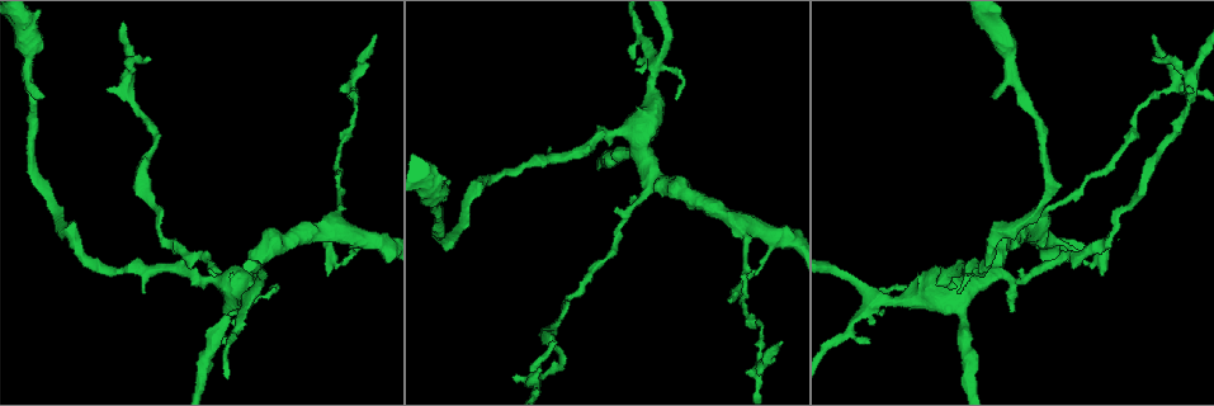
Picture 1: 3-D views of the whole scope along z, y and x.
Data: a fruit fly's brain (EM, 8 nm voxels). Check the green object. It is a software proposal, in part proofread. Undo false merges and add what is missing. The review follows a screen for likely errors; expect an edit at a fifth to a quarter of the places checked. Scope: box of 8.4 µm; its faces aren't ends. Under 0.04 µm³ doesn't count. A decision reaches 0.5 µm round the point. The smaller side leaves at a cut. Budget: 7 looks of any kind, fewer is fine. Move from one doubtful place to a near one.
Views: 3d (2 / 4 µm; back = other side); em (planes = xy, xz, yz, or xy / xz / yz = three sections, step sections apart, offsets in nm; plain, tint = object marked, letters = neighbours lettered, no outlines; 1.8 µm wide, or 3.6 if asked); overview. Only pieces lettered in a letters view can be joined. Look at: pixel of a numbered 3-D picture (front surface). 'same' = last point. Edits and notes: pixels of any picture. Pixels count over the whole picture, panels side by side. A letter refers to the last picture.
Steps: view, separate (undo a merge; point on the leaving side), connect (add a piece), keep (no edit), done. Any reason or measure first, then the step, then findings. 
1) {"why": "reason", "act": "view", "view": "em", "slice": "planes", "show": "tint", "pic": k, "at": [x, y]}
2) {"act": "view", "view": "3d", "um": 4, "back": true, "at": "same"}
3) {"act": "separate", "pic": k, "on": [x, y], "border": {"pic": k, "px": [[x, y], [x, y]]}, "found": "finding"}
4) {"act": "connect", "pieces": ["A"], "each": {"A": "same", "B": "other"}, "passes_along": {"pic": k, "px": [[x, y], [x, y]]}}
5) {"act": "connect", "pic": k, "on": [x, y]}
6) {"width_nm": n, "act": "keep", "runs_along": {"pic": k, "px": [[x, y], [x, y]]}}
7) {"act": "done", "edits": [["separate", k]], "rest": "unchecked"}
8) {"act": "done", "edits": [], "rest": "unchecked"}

{"why": "three-way junction", "act": "view", "view": "em", "slice": "xy", "step": 4, "show": "tint", "pic": 1, "at": [230, 313]}

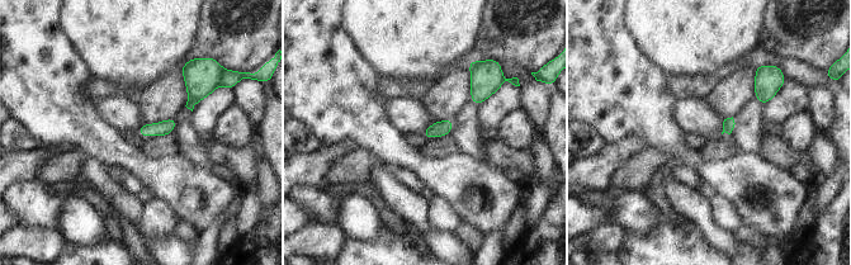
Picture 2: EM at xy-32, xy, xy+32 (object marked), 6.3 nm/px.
{"act": "view", "view": "em", "slice": "planes", "show": "letters", "at": "same"}

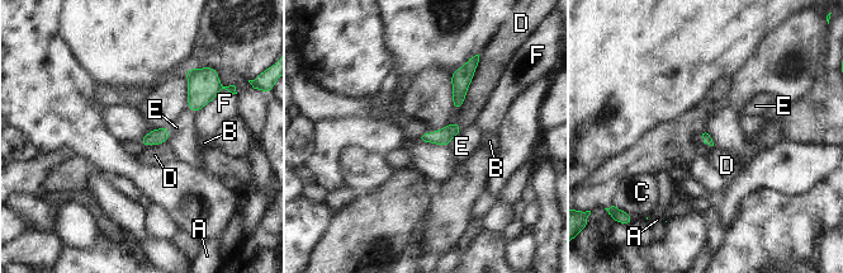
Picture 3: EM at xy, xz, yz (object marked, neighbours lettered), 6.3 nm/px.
{"act": "keep", "each": {"A": "other", "B": "other", "C": "other", "D": "other", "E": "other", "F": "other"}, "border": {"pic": 3, "px": [[477, 67], [465, 100], [455, 111]]}, "found": "none of them fits"}

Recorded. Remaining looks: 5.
{"why": "free end", "act": "view", "view": "3d", "um": 2, "pic": 1, "at": [1151, 60]}

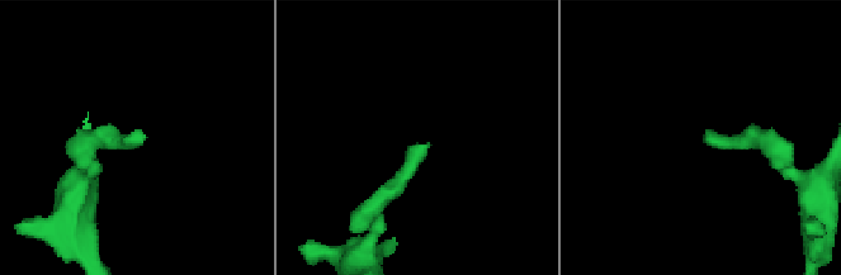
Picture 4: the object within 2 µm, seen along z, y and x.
{"act": "view", "view": "em", "slice": "planes", "show": "plain", "pic": 4, "at": [710, 142]}

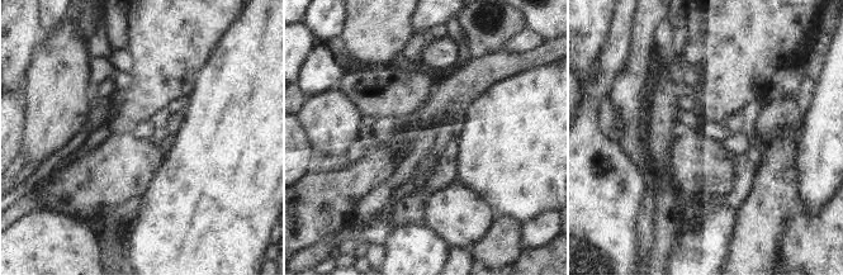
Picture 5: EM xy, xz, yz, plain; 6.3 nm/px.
{"act": "view", "view": "em", "slice": "planes", "show": "letters", "at": "same"}

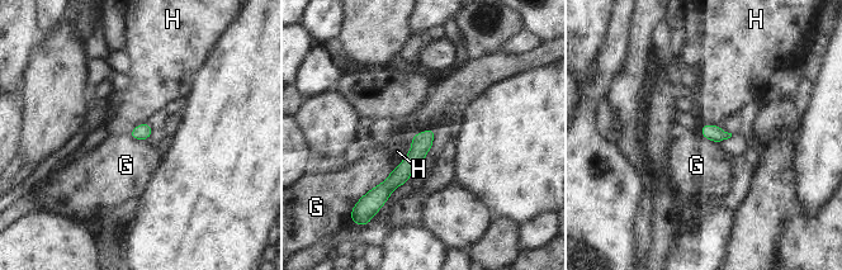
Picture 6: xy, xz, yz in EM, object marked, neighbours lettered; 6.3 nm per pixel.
{"width_nm": 100, "act": "keep", "each": {"G": "other", "H": "other"}, "border": {"pic": 6, "px": [[395, 167], [382, 181], [360, 197]]}, "found": "no lettered piece goes on from it"}

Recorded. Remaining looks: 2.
{"act": "done", "edits": [], "rest": "unchecked"}

